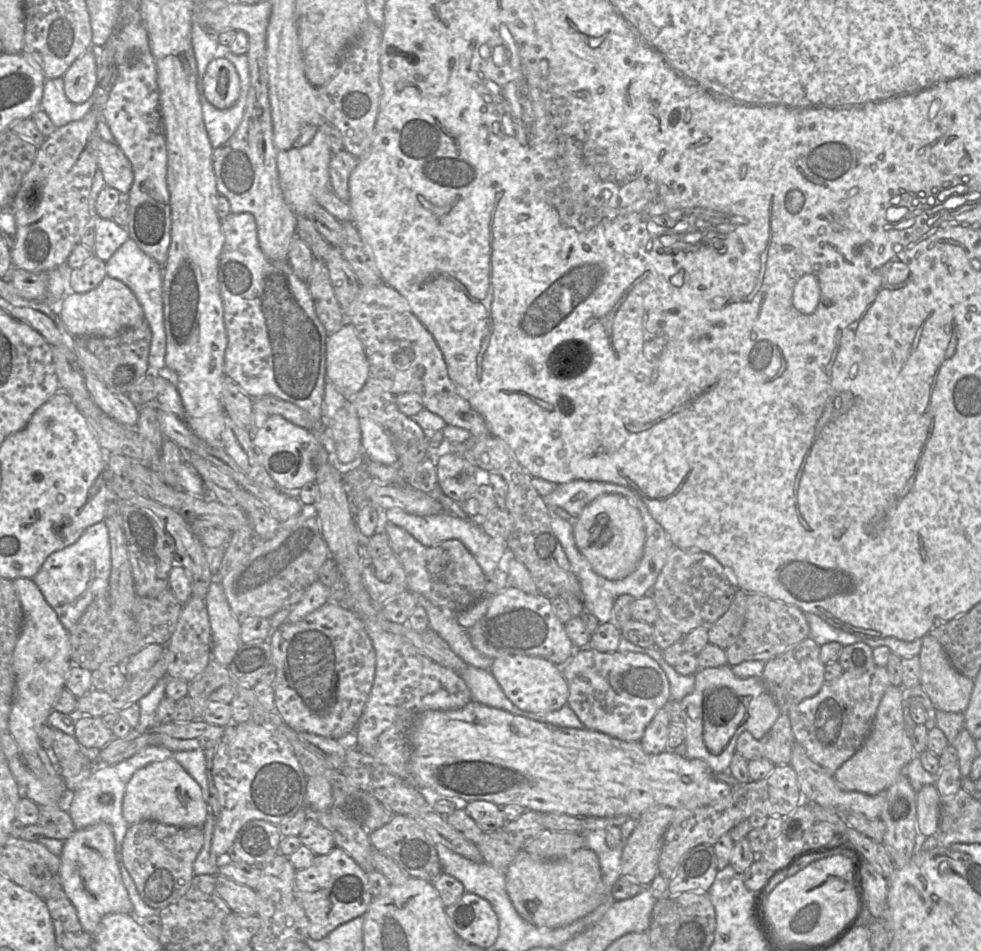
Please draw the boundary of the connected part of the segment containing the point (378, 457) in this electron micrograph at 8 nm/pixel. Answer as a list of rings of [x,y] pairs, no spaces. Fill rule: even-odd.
[[[359,418],[361,444],[366,460],[395,465],[398,454],[390,434],[368,418]]]

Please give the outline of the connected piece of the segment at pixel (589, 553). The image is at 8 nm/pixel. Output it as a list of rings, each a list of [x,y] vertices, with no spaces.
[[[603,494],[597,497],[591,503],[586,505],[578,518],[573,521],[573,529],[576,546],[579,552],[589,561],[593,570],[598,575],[612,581],[622,580],[637,569],[644,552],[644,545],[646,540],[645,526],[640,511],[635,506],[631,505],[624,496],[620,494]]]

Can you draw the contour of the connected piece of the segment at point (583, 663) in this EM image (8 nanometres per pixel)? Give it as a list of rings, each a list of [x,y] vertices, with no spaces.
[[[586,647],[583,649],[576,649],[570,660],[564,666],[559,666],[559,667],[561,667],[561,672],[564,678],[566,679],[569,687],[569,695],[568,695],[567,703],[571,707],[571,709],[575,712],[575,714],[578,716],[580,721],[583,723],[584,727],[590,730],[596,730],[605,733],[609,736],[618,738],[620,740],[624,740],[628,742],[640,742],[644,734],[645,728],[652,720],[656,712],[660,708],[664,707],[664,705],[671,698],[670,684],[666,674],[664,673],[660,665],[651,657],[649,657],[647,654],[635,653],[635,652],[618,652],[618,651],[611,653],[602,653]]]

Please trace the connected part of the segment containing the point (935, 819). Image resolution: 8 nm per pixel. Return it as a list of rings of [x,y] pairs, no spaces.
[[[925,785],[917,792],[917,832],[932,836],[939,830],[941,797],[935,785]]]

